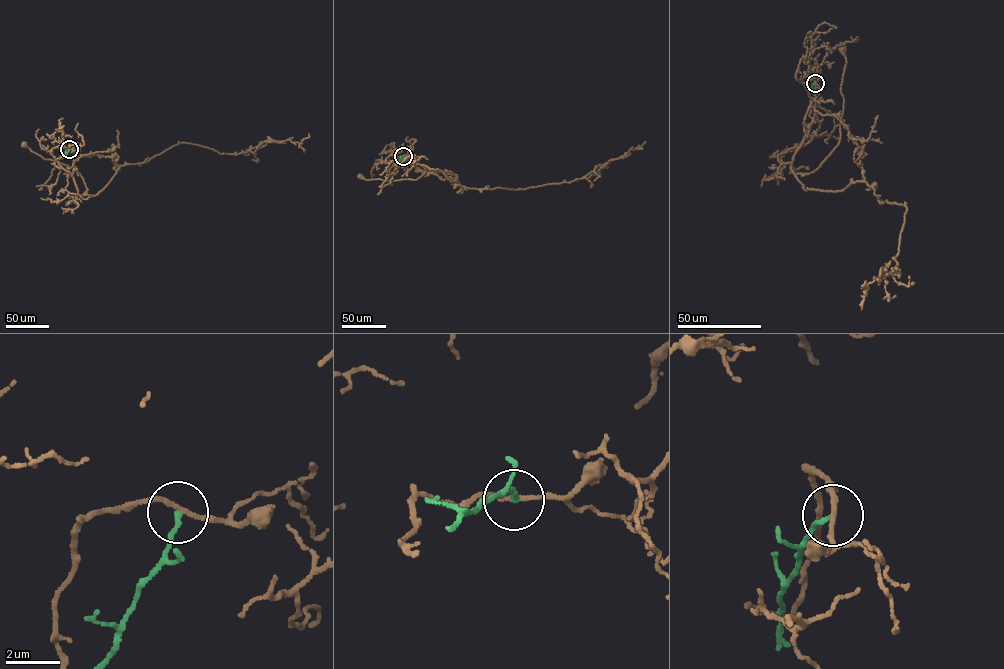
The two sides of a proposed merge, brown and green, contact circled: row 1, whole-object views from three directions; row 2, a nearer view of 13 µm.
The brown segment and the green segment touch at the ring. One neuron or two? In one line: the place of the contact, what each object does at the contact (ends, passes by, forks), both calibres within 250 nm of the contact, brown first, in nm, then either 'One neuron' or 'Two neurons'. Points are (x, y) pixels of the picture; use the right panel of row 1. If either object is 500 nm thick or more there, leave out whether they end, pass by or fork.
Place: (815, 83). At the ring brown passes by. At the ring green ends. Thickness 170 nm (brown) against 170 nm. Two neurons

